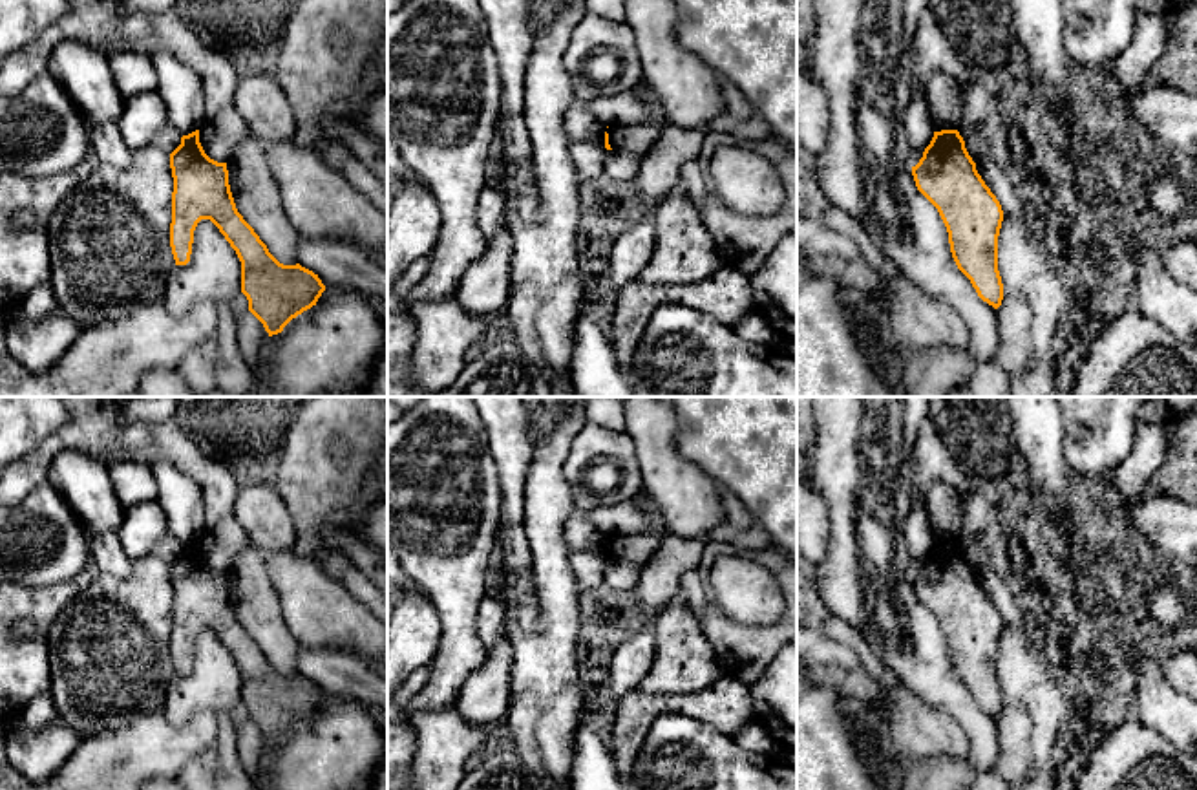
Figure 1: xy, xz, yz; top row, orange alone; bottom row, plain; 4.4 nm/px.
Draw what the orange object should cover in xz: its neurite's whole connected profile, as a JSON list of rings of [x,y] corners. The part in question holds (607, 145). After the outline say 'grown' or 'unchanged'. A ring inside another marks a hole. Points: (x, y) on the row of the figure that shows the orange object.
[[[641,82],[641,99],[649,110],[649,121],[641,124],[610,124],[605,132],[607,150],[621,150],[641,159],[656,143],[665,123],[663,106],[645,82]]]; grown

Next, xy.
[[[175,7],[130,15],[119,29],[128,40],[126,51],[144,57],[170,51],[199,75],[205,90],[205,123],[183,135],[170,154],[170,247],[175,265],[190,262],[194,230],[201,219],[210,219],[241,262],[241,293],[249,311],[269,336],[281,333],[292,318],[316,305],[325,285],[300,263],[280,263],[236,208],[227,161],[250,132],[234,106],[239,75],[232,60],[185,26]]]; grown

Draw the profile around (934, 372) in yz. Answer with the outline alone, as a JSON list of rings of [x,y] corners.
[[[934,347],[908,355],[899,380],[906,397],[945,397],[969,382],[976,368],[969,347]]]

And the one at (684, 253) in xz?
[[[669,194],[649,218],[654,221],[654,252],[640,282],[698,283],[729,262],[683,194]]]

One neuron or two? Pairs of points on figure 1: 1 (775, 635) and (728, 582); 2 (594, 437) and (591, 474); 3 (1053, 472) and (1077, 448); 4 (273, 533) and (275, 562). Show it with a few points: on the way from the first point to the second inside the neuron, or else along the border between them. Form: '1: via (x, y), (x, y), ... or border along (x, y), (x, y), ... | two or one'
1: border along (722, 613), (741, 624), (777, 622) | two
2: via (594, 447), (596, 465) | one
3: border along (1062, 417), (1062, 458), (1066, 461) | two
4: border along (291, 547), (265, 553) | two

